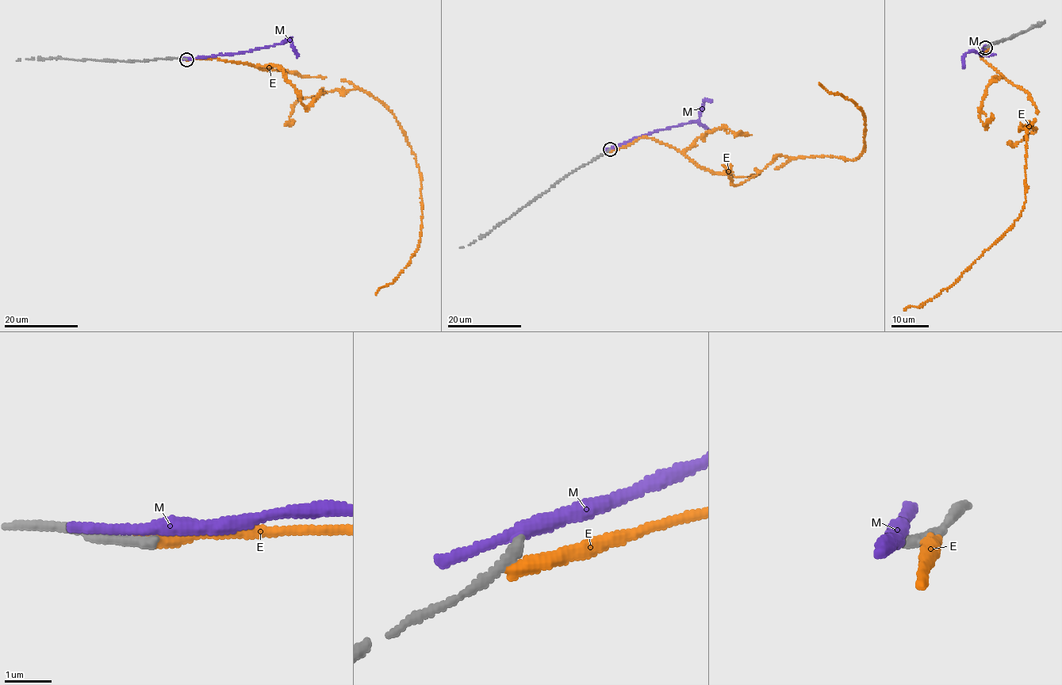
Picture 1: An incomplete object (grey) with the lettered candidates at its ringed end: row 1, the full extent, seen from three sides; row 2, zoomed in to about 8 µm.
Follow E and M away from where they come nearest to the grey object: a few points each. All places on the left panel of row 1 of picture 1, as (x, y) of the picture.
E: (185, 59), (318, 76), (324, 91), (360, 88), (392, 112), (415, 155), (420, 240), (408, 265), (375, 294)
M: (187, 59), (281, 44), (287, 40), (292, 43), (297, 58)

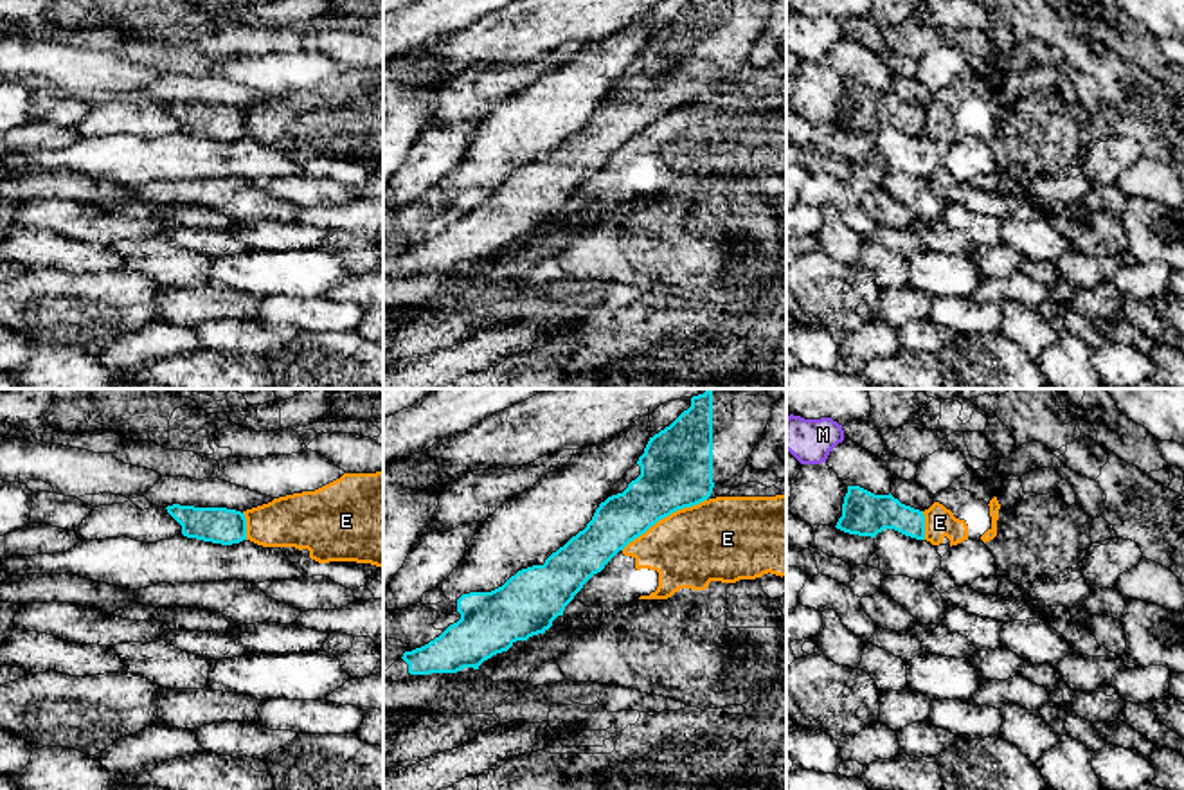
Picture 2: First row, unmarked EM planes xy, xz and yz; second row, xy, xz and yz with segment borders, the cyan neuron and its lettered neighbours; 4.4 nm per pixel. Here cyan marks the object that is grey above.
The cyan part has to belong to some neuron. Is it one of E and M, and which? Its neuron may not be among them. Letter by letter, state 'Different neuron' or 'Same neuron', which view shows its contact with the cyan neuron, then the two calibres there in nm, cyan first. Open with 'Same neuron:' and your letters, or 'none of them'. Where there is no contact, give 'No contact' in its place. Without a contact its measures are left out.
Same neuron: none of them
E: Different neuron. Touches cyan in xz. Thickness 320 nm (cyan) against 360 nm
M: Different neuron. No contact

